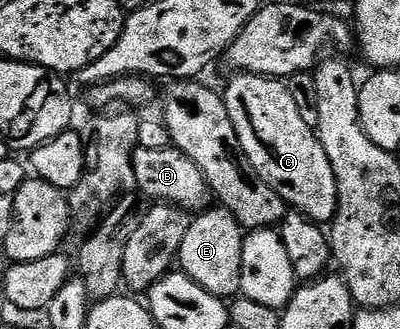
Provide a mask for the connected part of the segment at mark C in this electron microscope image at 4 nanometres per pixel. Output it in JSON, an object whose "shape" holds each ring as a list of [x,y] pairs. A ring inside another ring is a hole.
{"shape":[[[239,72],[224,88],[224,100],[232,119],[232,127],[236,127],[240,147],[244,147],[244,155],[248,155],[248,163],[258,169],[260,176],[282,196],[291,210],[303,213],[311,221],[333,222],[334,212],[338,209],[336,175],[332,171],[332,163],[328,163],[328,155],[324,155],[324,147],[318,141],[317,132],[311,125],[304,123],[300,110],[292,100],[289,84],[277,77]]]}

